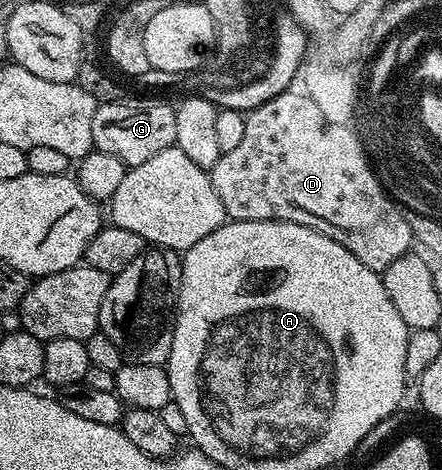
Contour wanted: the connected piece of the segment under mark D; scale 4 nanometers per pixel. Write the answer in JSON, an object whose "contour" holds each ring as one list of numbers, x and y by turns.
{"contour":[[290,89,248,112,245,116,247,130,239,146,224,152,211,168,215,193,219,193,219,201,223,201,223,209,230,220,278,219,295,225,307,225,307,229,315,229,323,233,323,237,339,241,339,245,359,257,367,269,380,273,387,213,394,201,379,181,374,181,366,171,361,151,346,124,337,124,339,131,329,131,333,129,333,123,330,127,325,125,327,117,315,113,319,108,307,94]]}

